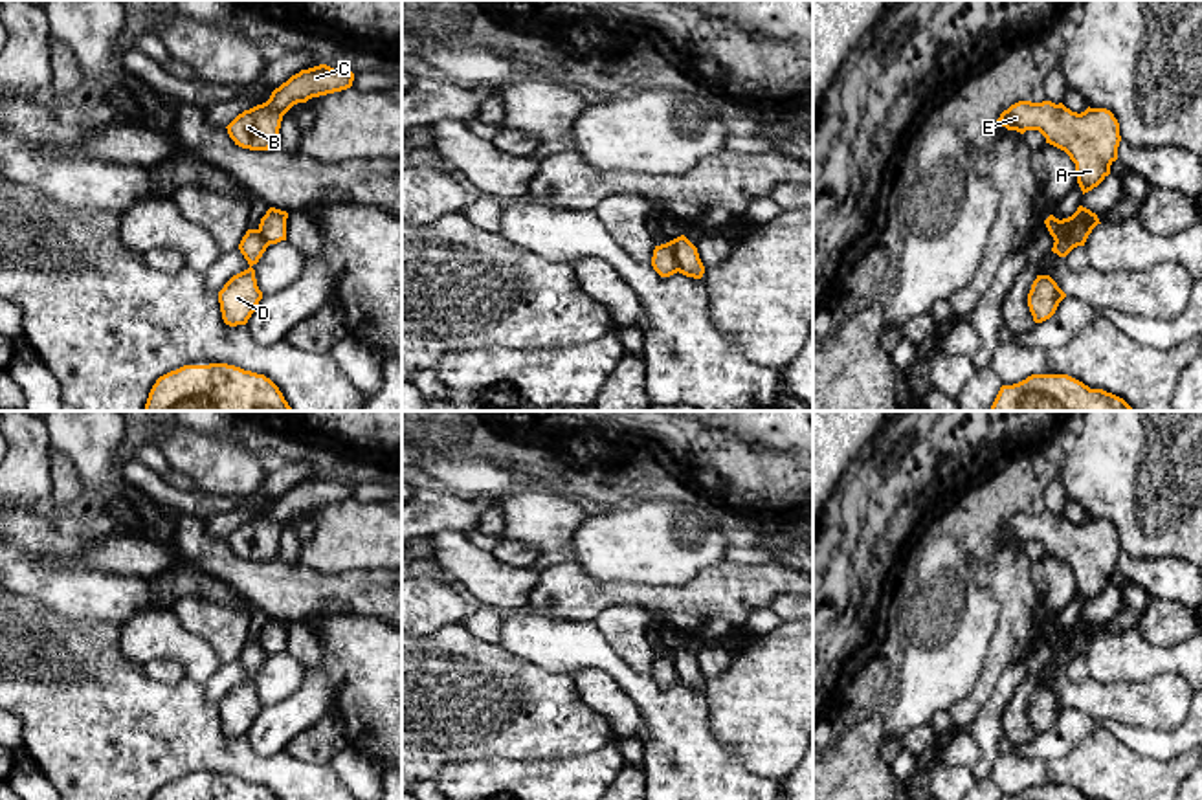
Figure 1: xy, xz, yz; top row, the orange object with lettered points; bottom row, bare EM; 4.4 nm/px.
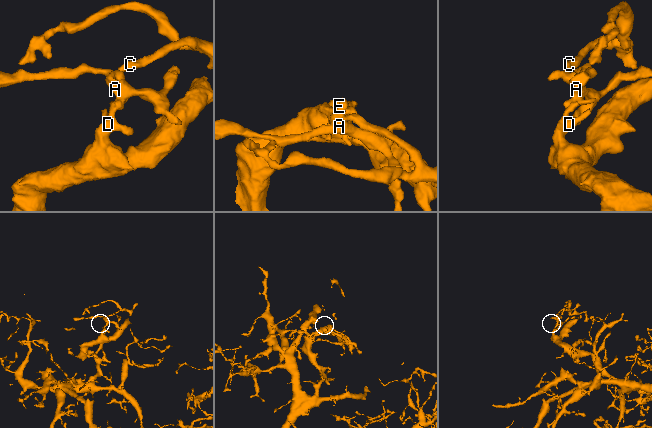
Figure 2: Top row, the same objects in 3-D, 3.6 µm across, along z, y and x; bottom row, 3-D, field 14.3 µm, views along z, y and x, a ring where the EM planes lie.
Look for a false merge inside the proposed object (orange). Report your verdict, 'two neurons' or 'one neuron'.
two neurons

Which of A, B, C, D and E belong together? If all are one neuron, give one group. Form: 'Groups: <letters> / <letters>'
Groups: A B C E / D

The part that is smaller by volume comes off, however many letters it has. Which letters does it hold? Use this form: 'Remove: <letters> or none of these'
Remove: A, B, C, E

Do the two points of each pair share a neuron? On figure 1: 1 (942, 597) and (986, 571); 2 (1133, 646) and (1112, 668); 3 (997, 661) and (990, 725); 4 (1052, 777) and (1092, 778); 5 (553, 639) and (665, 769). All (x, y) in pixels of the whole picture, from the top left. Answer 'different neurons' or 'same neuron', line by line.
1: different neurons
2: same neuron
3: different neurons
4: same neuron
5: same neuron

